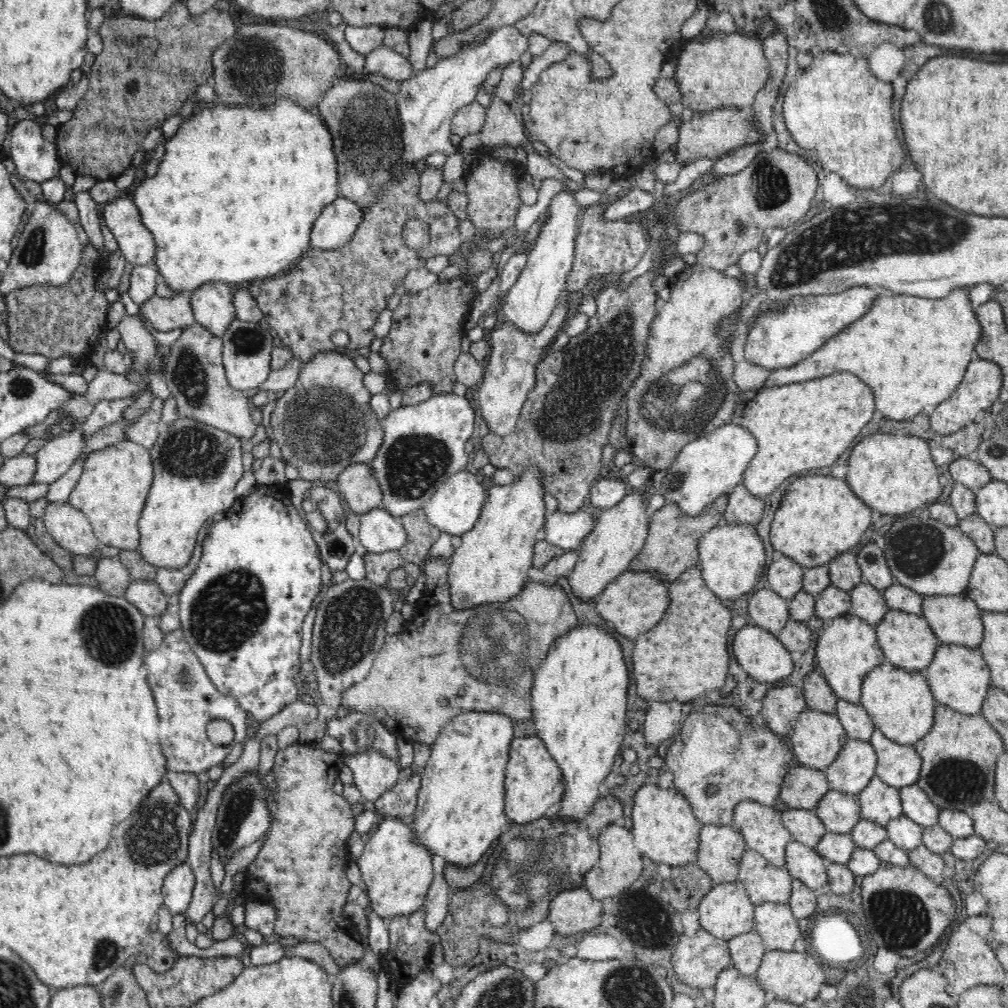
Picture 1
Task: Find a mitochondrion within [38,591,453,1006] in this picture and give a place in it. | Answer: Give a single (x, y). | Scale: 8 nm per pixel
(153, 838)

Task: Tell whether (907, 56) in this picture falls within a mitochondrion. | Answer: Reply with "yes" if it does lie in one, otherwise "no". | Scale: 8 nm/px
no

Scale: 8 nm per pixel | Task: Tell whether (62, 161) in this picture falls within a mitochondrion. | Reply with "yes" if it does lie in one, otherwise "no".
no

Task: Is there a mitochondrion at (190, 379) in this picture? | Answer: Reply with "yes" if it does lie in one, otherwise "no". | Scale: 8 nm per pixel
yes

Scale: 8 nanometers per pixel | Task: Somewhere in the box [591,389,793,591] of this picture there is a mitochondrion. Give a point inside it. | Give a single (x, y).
(675, 480)

